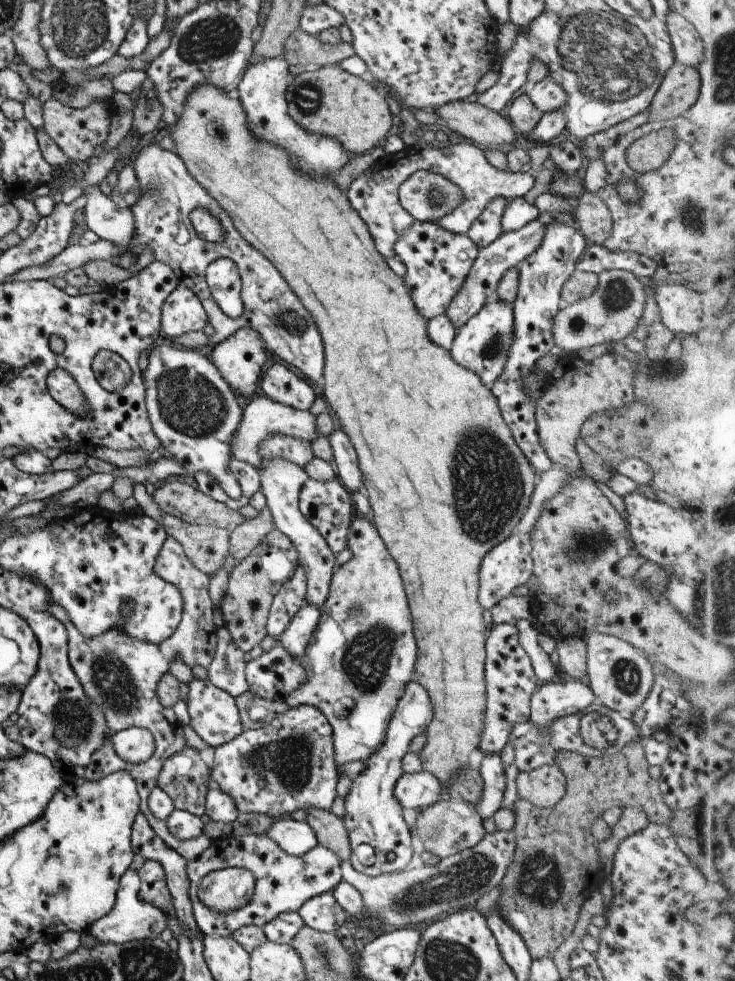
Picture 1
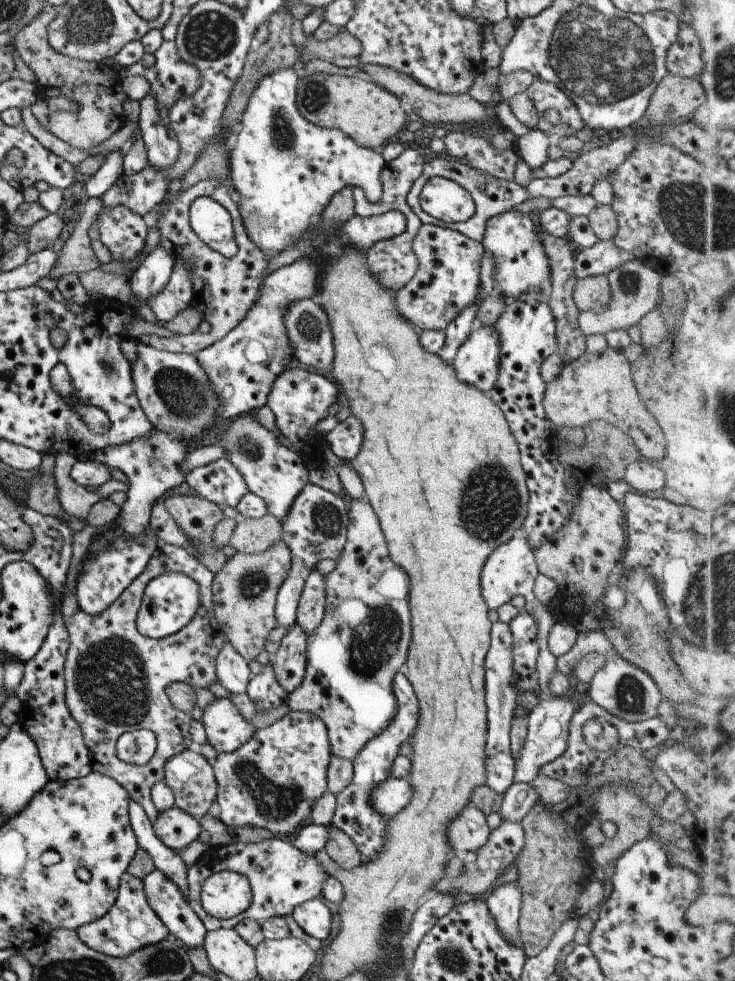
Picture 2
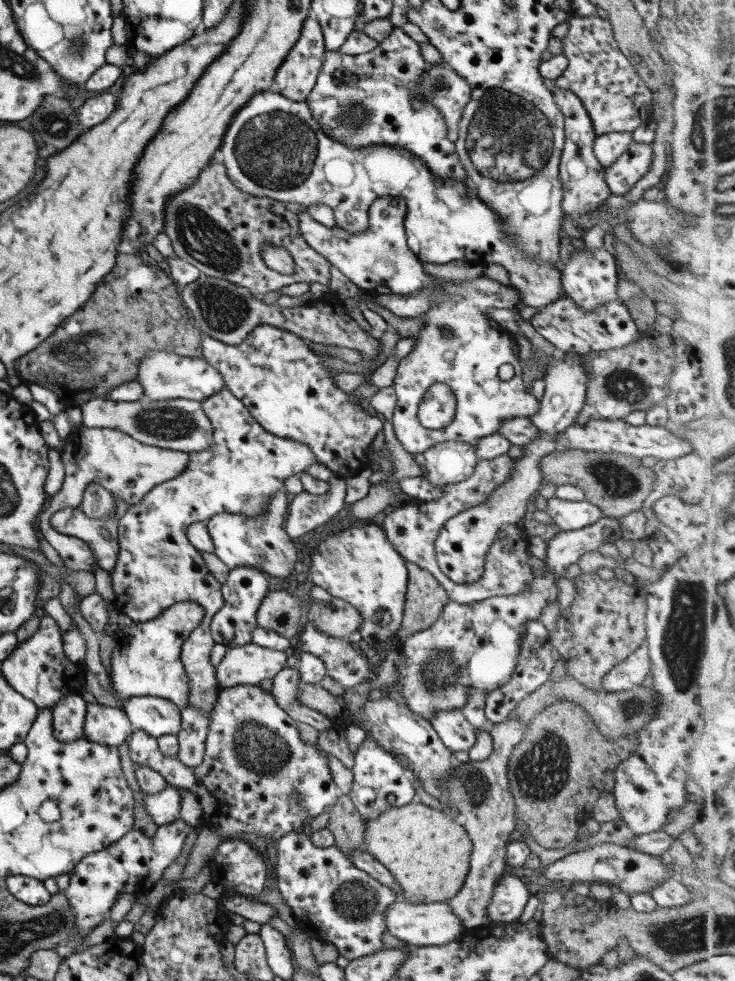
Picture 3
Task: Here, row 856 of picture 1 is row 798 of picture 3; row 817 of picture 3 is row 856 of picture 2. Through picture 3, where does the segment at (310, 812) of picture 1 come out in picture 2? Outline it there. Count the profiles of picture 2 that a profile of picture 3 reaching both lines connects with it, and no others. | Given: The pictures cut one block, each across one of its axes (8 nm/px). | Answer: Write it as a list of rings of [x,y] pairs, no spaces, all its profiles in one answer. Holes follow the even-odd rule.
[[[330,824],[327,832],[329,832],[329,838],[327,838],[323,848],[325,854],[335,864],[338,864],[341,870],[357,868],[362,863],[362,860],[361,854],[355,848],[353,841],[344,832],[333,828]]]

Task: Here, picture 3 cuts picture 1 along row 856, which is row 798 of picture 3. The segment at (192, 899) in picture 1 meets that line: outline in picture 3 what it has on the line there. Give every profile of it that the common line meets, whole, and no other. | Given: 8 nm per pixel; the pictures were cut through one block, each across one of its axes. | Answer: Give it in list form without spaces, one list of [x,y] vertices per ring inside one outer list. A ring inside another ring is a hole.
[[[233,686],[219,688],[217,700],[209,712],[208,734],[204,757],[196,767],[181,764],[175,756],[165,756],[158,751],[155,737],[141,730],[132,730],[128,738],[127,752],[133,765],[140,764],[157,771],[170,787],[191,791],[197,797],[201,816],[199,827],[216,828],[226,840],[246,840],[248,835],[258,836],[263,841],[270,838],[275,843],[288,832],[306,829],[309,820],[328,812],[340,796],[329,770],[326,752],[317,745],[309,745],[297,732],[296,722],[291,720],[277,704],[271,694],[257,686]]]

